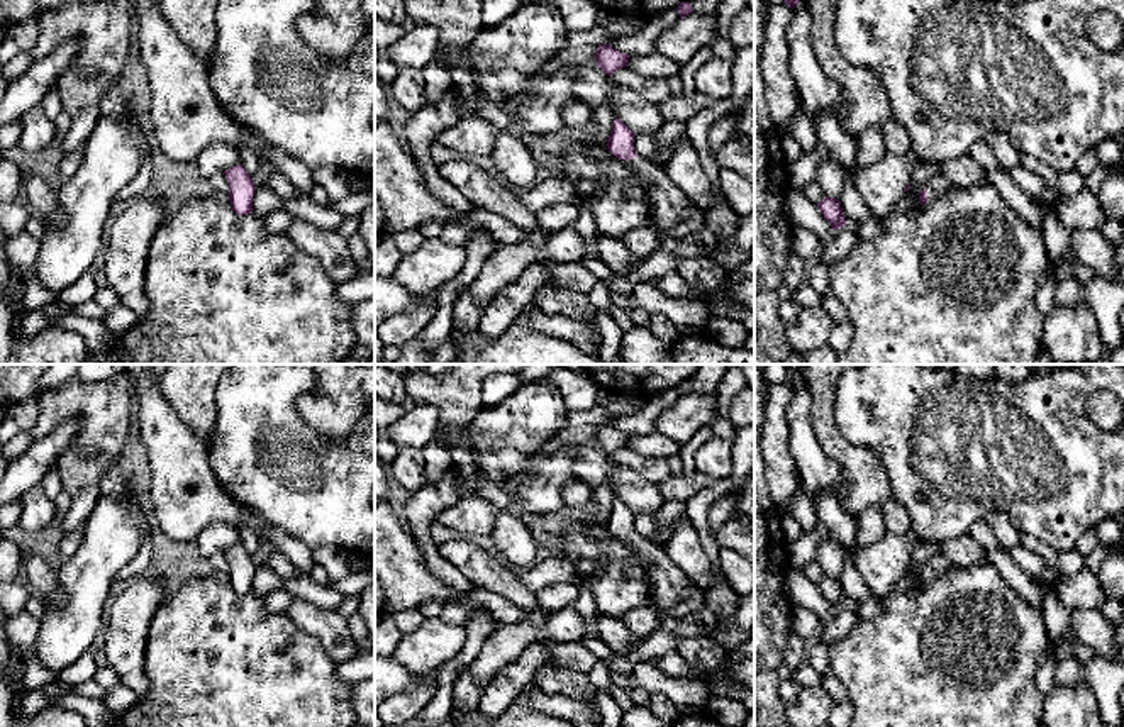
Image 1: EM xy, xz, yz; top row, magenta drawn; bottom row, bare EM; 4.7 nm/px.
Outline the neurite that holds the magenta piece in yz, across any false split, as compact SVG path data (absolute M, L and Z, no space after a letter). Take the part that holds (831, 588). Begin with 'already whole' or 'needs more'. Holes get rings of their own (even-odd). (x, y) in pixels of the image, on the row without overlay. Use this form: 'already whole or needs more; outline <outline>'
already whole; outline M824 576L824 580L817 583L817 586L834 610L846 605L839 580Z

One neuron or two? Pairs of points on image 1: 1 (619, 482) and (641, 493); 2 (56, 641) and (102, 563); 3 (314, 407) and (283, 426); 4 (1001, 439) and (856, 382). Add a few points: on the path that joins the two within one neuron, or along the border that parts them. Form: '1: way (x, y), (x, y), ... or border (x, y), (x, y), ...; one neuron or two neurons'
1: way (624, 482), (636, 492); one neuron
2: way (75, 622), (85, 609), (87, 582); one neuron
3: border (314, 382), (295, 410), (333, 439); two neurons
4: way (965, 439), (945, 439), (918, 416), (892, 405); one neuron

